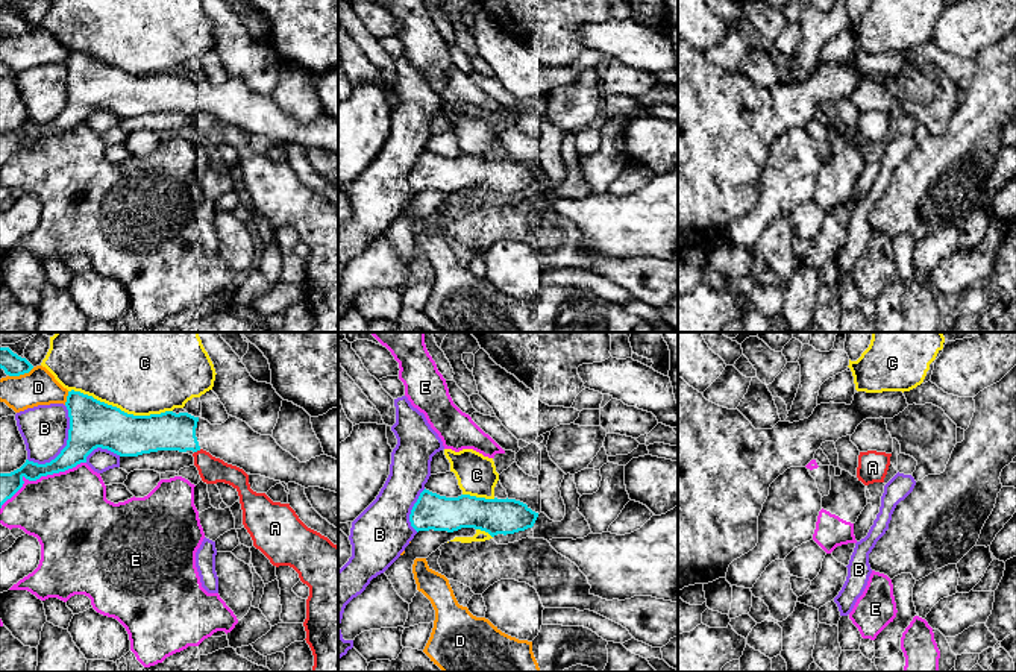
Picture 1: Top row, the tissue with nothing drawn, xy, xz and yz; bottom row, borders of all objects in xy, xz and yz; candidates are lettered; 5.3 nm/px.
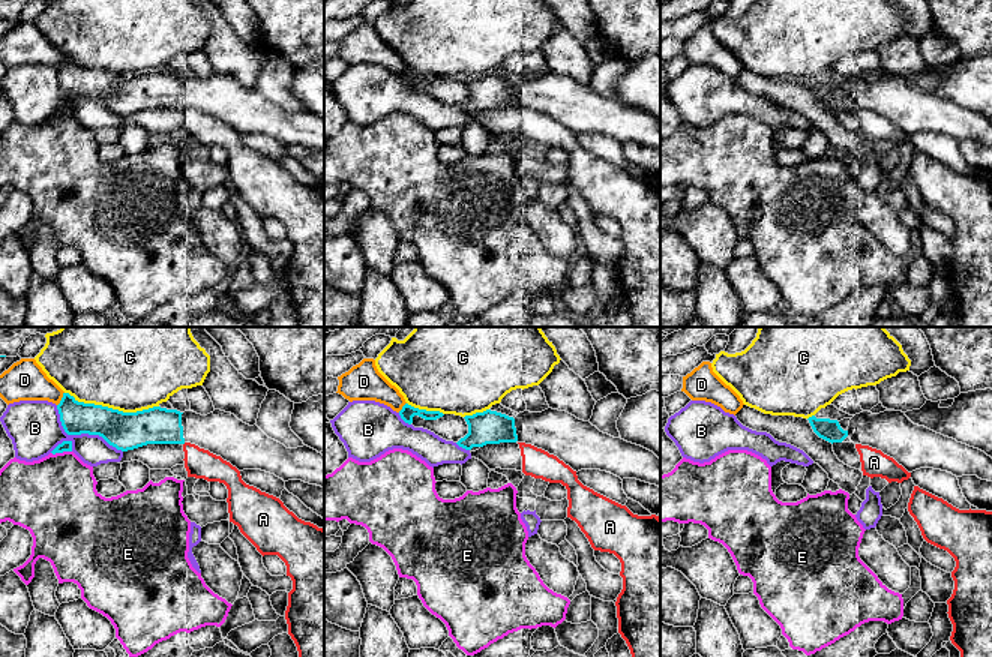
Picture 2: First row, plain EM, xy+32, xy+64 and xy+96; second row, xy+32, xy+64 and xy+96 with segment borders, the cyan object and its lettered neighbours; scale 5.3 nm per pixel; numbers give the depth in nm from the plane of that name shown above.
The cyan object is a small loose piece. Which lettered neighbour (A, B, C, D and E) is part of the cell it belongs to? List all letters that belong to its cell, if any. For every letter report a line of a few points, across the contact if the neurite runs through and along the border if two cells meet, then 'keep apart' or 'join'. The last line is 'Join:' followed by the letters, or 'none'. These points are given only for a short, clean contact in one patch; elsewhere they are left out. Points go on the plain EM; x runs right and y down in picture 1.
A: keep apart
B: keep apart
C: keep apart
D: keep apart
E: keep apart
Join: none

